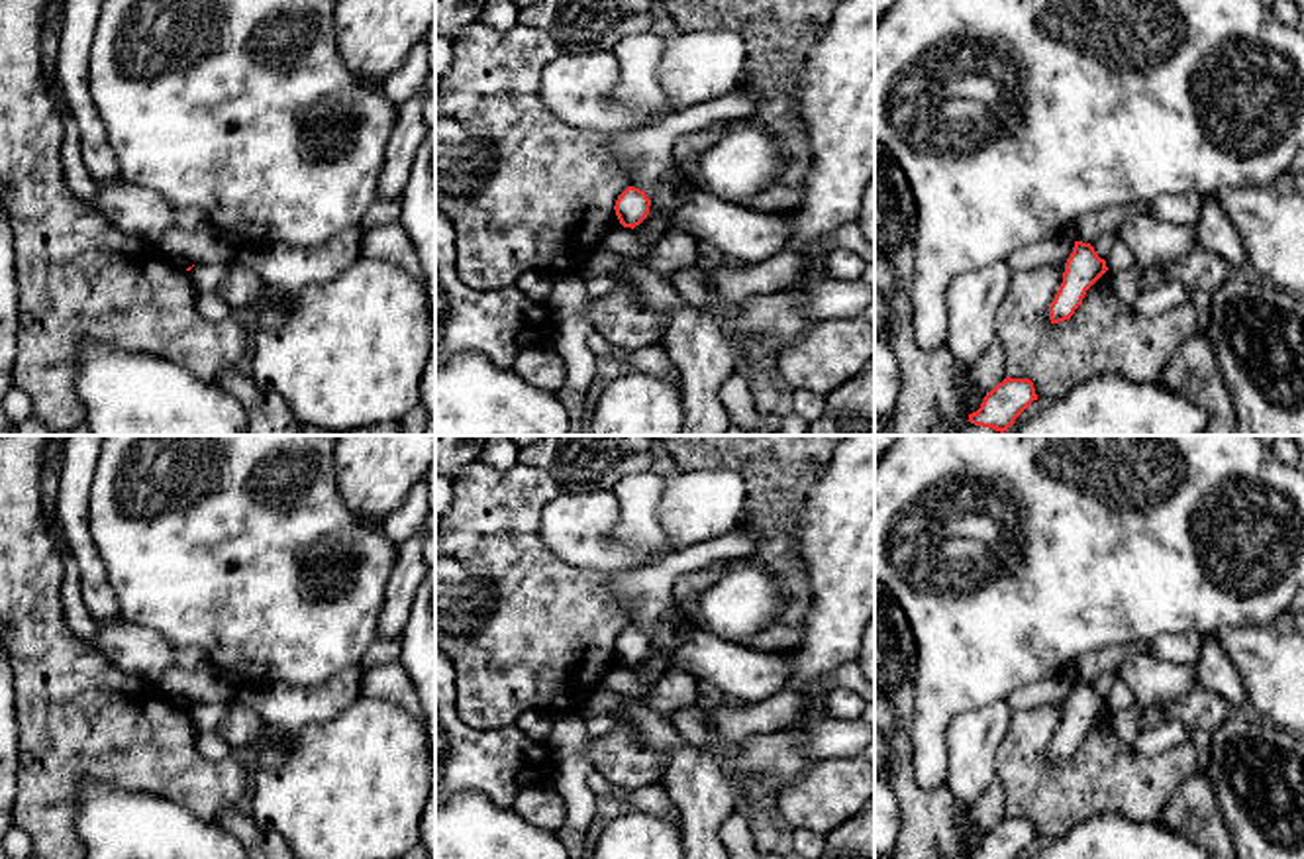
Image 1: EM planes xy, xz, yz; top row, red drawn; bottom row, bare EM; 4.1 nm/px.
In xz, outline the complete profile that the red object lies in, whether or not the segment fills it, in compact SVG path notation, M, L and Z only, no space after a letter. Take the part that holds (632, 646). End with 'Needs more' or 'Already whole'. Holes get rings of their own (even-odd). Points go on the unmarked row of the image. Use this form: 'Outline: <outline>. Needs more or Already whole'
Outline: M627 626L616 639L616 655L624 667L639 665L649 653L651 639L635 626Z. Already whole

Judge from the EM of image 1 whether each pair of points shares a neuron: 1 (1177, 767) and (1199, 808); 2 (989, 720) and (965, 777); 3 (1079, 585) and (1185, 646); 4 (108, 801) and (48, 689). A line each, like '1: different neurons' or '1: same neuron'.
1: different neurons
2: same neuron
3: different neurons
4: different neurons

